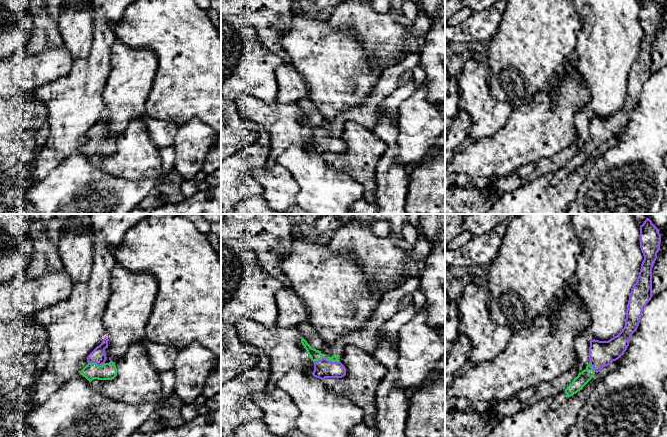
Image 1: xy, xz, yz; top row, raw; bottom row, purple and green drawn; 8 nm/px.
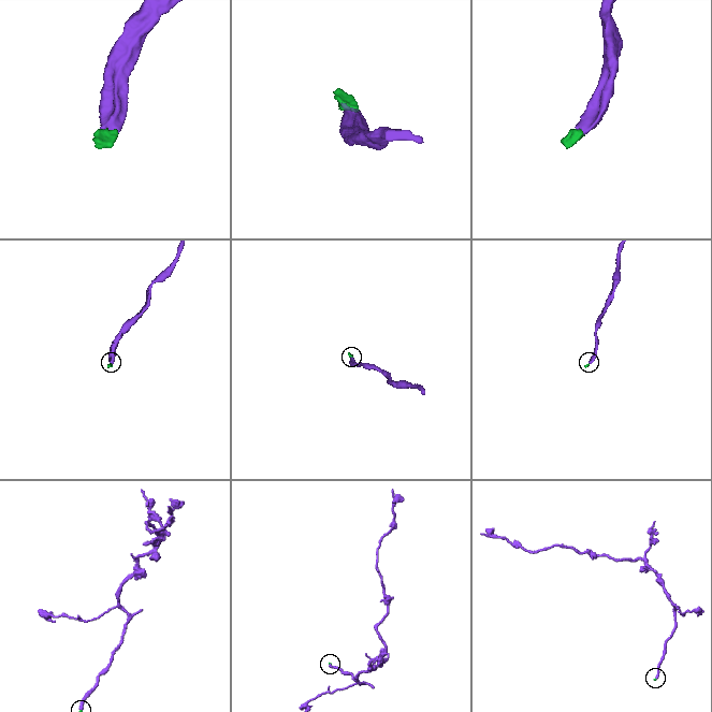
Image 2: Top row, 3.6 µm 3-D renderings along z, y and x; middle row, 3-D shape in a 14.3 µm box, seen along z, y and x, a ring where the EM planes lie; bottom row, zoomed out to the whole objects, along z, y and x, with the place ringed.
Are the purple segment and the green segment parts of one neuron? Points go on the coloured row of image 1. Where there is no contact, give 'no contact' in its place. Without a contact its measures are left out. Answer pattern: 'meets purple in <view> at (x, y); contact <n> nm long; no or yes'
meets purple in xy at (97, 364); contact 140 nm long; yes

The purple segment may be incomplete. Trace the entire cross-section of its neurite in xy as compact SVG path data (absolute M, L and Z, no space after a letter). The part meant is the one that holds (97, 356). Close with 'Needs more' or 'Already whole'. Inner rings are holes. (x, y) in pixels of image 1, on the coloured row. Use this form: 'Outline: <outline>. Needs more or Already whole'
Outline: M105 337L102 343L97 346L87 358L88 364L80 371L80 374L89 382L94 379L112 380L117 376L117 368L115 362L110 360L106 363L105 349L108 348L108 339Z. Needs more

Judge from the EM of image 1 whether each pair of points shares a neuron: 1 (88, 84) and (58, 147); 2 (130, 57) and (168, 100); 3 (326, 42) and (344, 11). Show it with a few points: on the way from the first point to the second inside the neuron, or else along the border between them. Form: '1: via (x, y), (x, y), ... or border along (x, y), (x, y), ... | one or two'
1: via (75, 100), (69, 118), (68, 131) | one
2: border along (158, 60), (154, 83), (144, 105) | two
3: border along (326, 21), (333, 28), (347, 30), (355, 38) | two

